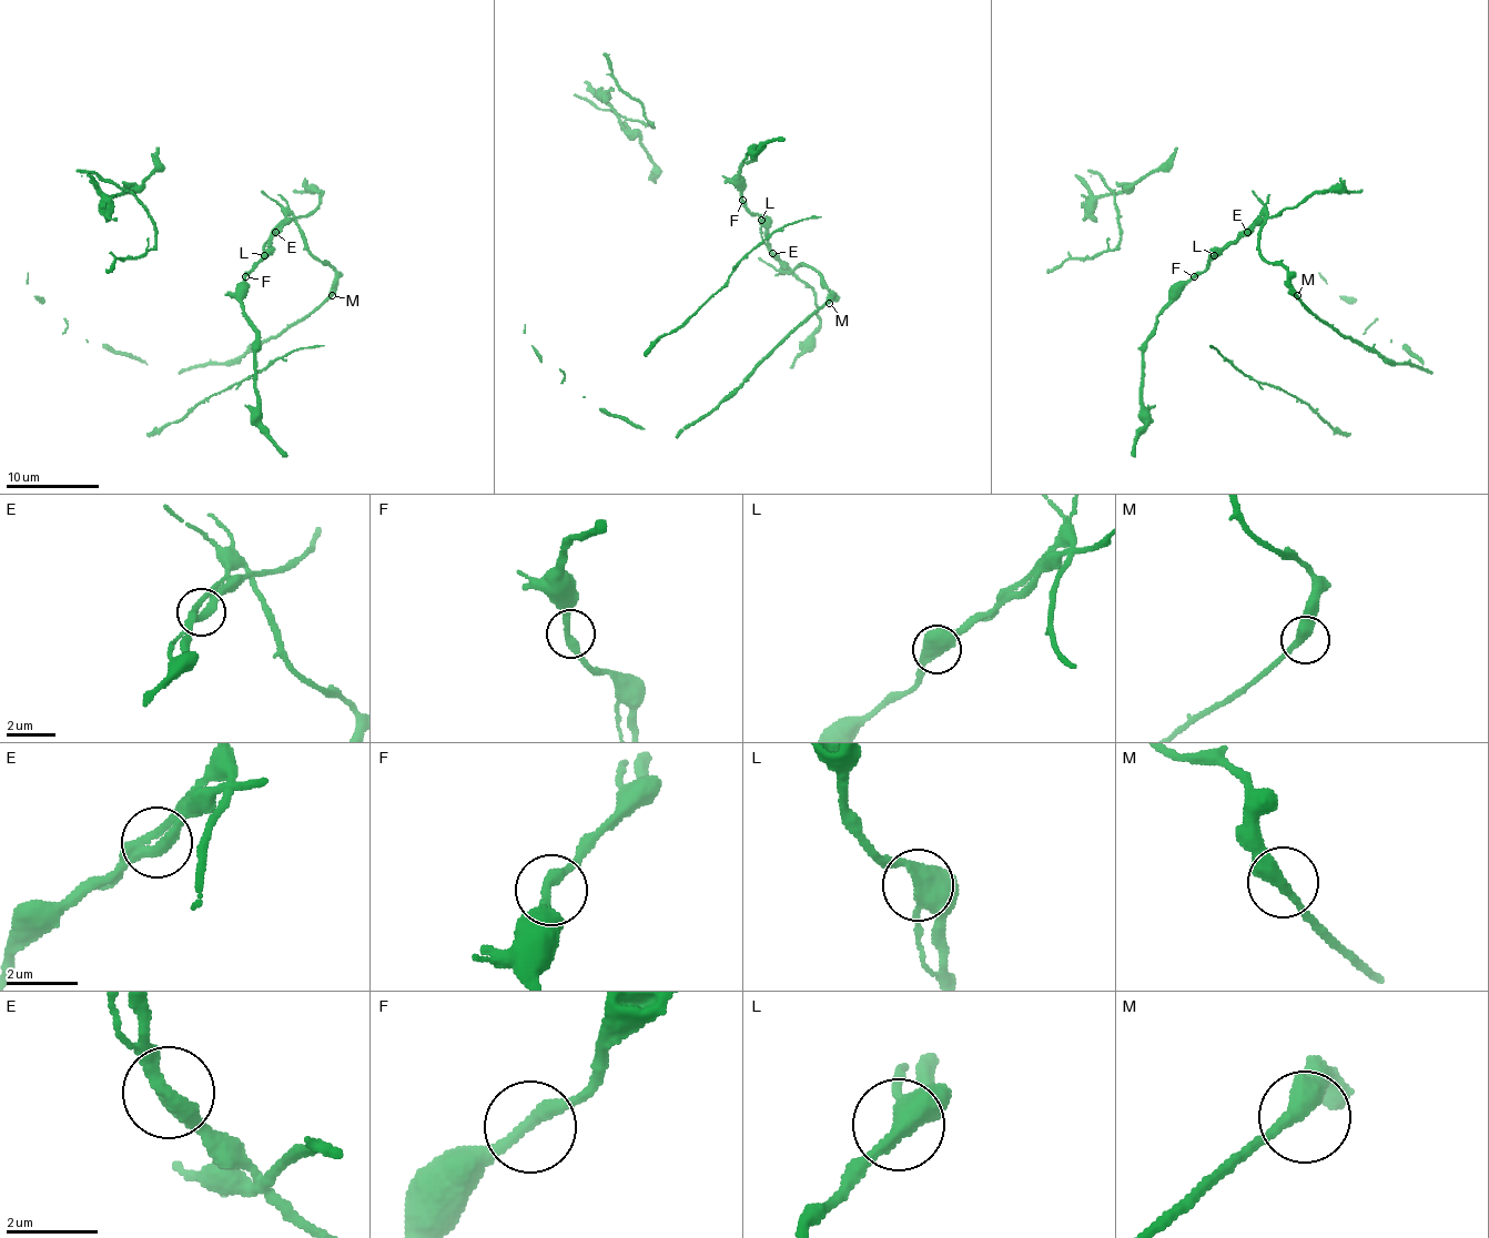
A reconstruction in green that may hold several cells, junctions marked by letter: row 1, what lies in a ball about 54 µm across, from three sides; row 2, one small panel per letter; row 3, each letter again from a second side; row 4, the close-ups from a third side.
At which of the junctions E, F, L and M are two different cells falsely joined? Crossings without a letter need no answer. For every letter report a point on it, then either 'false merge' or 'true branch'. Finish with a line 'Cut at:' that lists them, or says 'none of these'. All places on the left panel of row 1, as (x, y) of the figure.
E: (275, 232) | false merge
F: (245, 276) | true branch
L: (264, 255) | false merge
M: (332, 295) | true branch
Cut at: E, L

